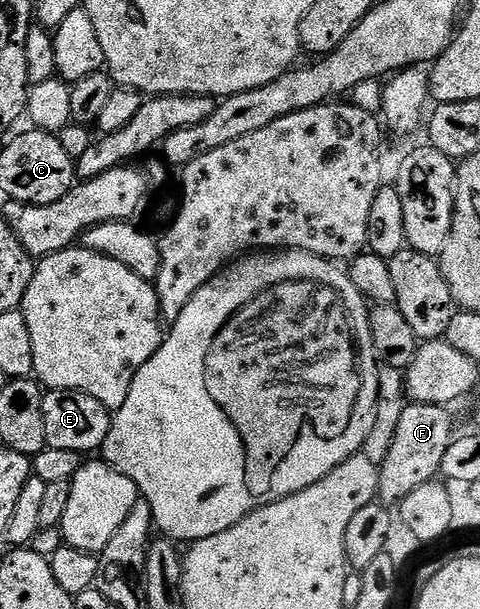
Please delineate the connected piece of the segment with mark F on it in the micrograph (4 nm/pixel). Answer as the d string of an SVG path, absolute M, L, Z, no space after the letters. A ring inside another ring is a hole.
M411 402L401 412L401 421L397 424L397 432L393 432L393 444L389 444L389 454L378 466L379 493L378 497L384 503L398 504L403 501L413 488L421 488L421 484L436 481L440 477L441 460L445 460L445 452L449 448L453 431L451 431L451 413L446 406L434 406L424 402Z

